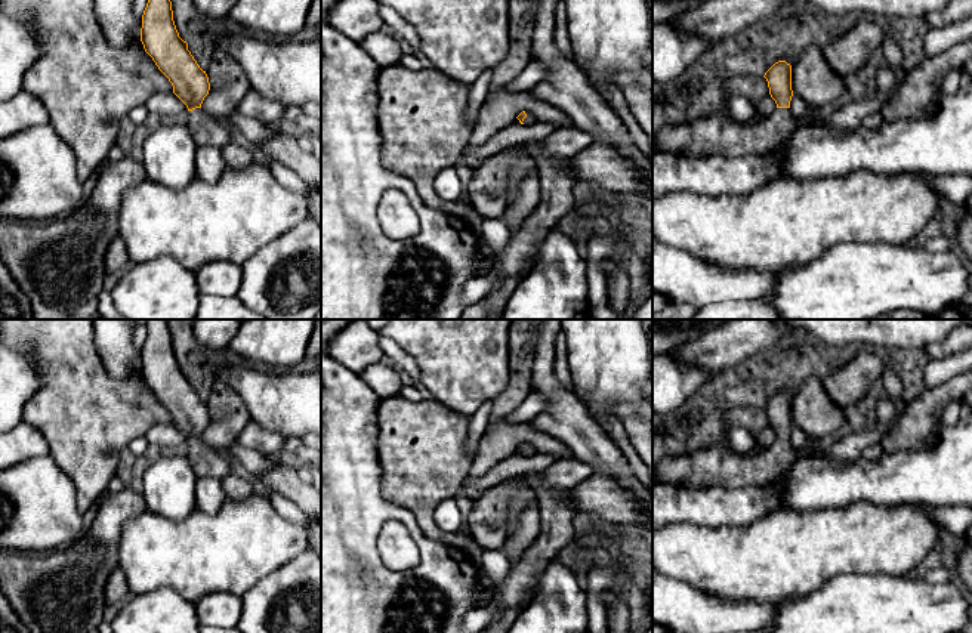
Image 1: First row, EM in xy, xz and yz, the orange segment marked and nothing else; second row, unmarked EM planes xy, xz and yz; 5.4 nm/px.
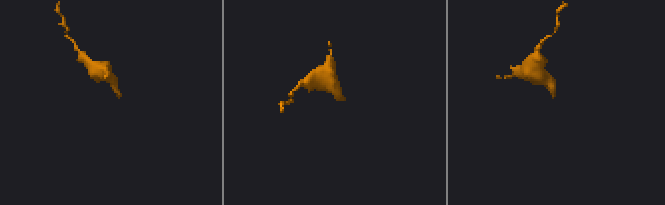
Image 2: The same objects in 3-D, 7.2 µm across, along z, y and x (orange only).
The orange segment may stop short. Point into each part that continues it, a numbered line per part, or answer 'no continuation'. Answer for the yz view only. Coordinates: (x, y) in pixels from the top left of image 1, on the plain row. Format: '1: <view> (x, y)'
1: yz (712, 466)

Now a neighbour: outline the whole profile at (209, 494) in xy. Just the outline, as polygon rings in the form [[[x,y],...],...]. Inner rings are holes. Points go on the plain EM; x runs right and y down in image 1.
[[[200,478],[195,484],[195,509],[213,515],[219,512],[223,501],[226,500],[220,479],[216,478]]]

